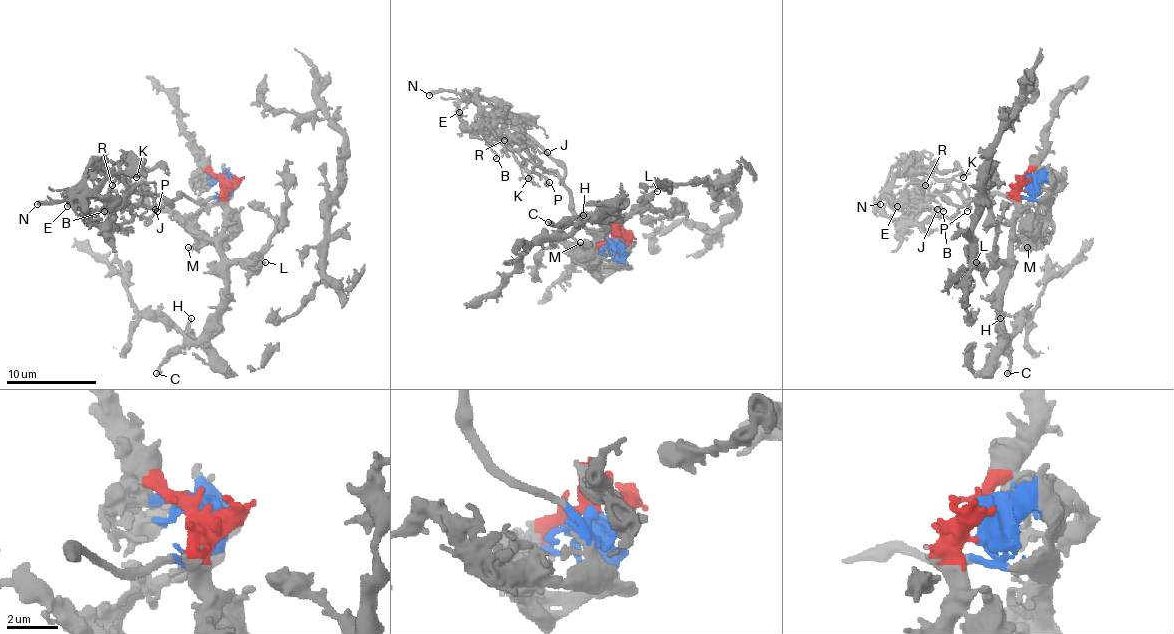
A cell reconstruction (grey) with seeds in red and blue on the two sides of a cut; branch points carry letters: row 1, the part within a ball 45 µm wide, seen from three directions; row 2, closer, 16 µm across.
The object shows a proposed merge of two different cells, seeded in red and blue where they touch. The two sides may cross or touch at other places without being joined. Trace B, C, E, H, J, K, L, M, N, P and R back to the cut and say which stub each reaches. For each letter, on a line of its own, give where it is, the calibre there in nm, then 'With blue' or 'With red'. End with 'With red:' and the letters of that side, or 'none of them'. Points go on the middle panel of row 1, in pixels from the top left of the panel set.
B: Place: (496, 158). Thickness 190 nm. With blue
C: Place: (548, 222). Thickness 400 nm. With red
E: Place: (459, 112). Thickness 170 nm. With blue
H: Place: (583, 215). Thickness 200 nm. With red
J: Place: (547, 152). Thickness 180 nm. With blue
K: Place: (528, 178). Thickness 240 nm. With blue
L: Place: (657, 191). Thickness 280 nm. With red
M: Place: (580, 242). Thickness 440 nm. With red
N: Place: (429, 95). Thickness 280 nm. With blue
P: Place: (549, 182). Thickness 220 nm. With blue
R: Place: (504, 140). Thickness 150 nm. With blue
With red: C, H, L, M

